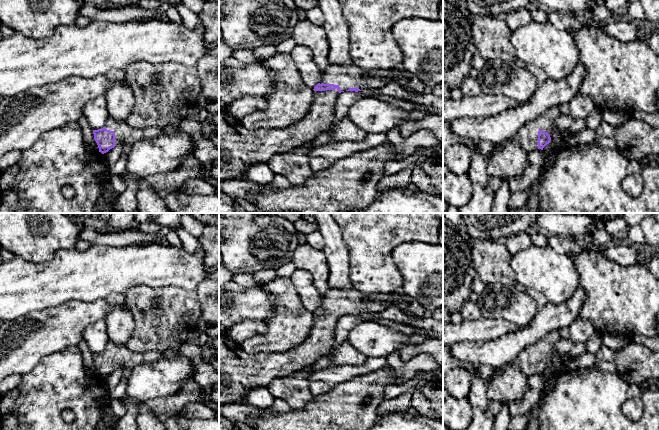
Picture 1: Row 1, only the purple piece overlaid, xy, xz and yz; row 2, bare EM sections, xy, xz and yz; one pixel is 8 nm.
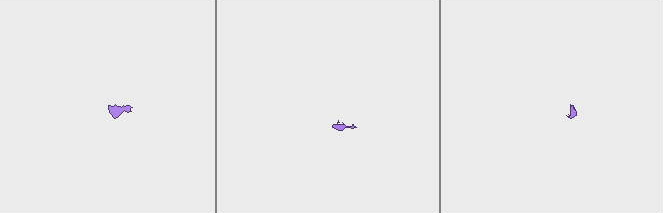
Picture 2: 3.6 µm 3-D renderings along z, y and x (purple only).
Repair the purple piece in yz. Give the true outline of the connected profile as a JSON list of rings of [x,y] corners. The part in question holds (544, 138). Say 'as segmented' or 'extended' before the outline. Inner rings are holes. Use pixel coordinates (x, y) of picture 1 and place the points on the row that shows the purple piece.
extended; [[[553,107],[544,112],[537,119],[526,123],[513,139],[526,151],[541,149],[552,140],[558,148],[573,133],[559,133],[555,128],[555,122],[560,116],[559,108]]]

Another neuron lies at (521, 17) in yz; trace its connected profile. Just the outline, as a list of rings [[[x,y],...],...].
[[[522,8],[516,11],[508,12],[504,15],[504,17],[511,32],[527,25],[532,20],[532,15],[529,8]]]

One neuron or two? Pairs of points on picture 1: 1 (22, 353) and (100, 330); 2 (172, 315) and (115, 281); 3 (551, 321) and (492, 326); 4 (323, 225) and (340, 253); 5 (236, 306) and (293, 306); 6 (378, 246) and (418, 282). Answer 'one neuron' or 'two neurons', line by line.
1: two neurons
2: two neurons
3: two neurons
4: one neuron
5: two neurons
6: two neurons

